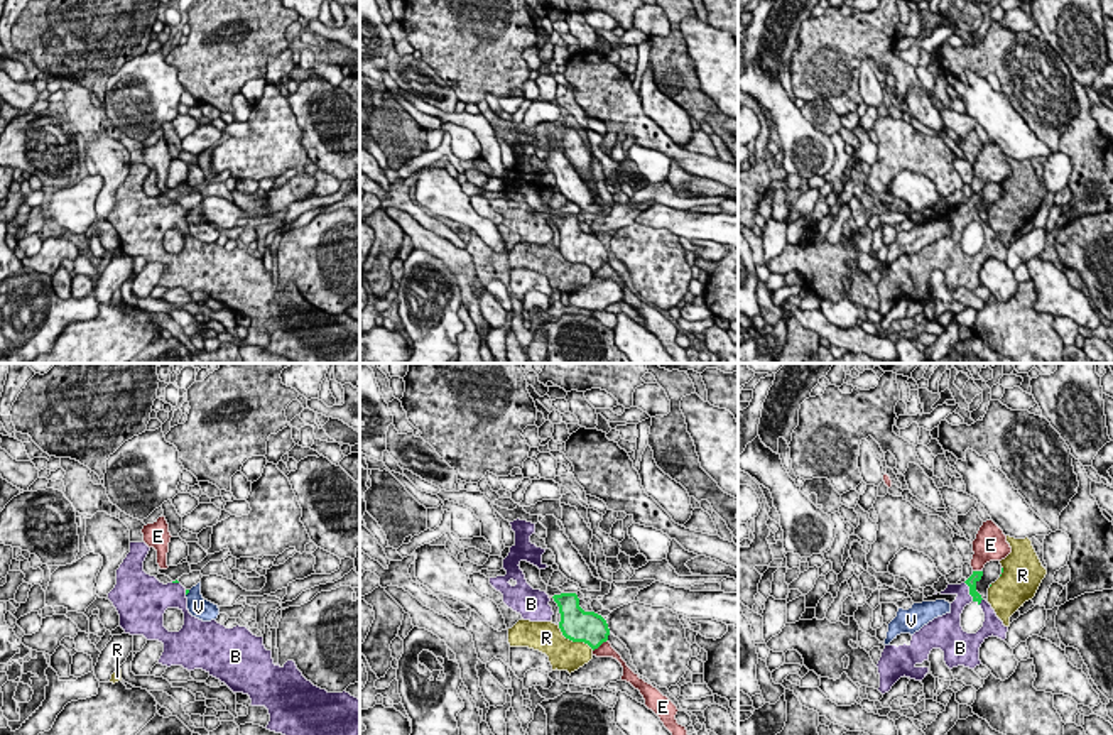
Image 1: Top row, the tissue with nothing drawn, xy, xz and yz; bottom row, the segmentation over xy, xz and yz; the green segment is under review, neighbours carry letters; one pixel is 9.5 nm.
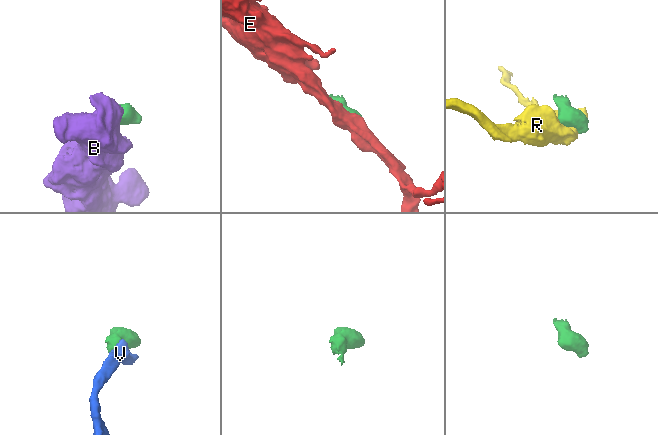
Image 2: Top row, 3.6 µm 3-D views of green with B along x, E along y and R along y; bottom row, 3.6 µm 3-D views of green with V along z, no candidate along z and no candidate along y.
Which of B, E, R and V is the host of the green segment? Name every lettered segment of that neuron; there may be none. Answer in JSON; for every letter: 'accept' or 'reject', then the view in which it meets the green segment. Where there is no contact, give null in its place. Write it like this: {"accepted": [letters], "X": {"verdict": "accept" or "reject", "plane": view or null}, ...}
{"accepted": ["B"], "B": {"verdict": "accept", "plane": "yz"}, "E": {"verdict": "reject", "plane": "xz"}, "R": {"verdict": "reject", "plane": "xz"}, "V": {"verdict": "reject", "plane": "xy"}}

